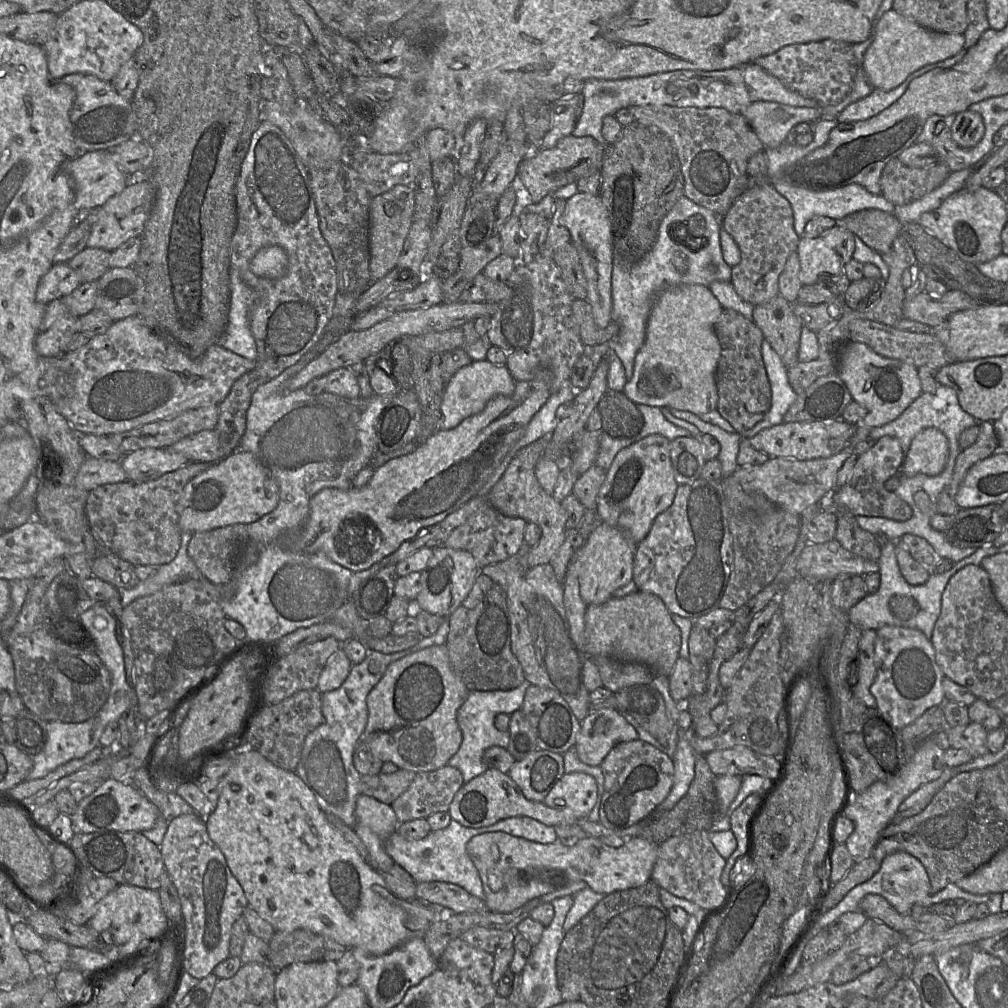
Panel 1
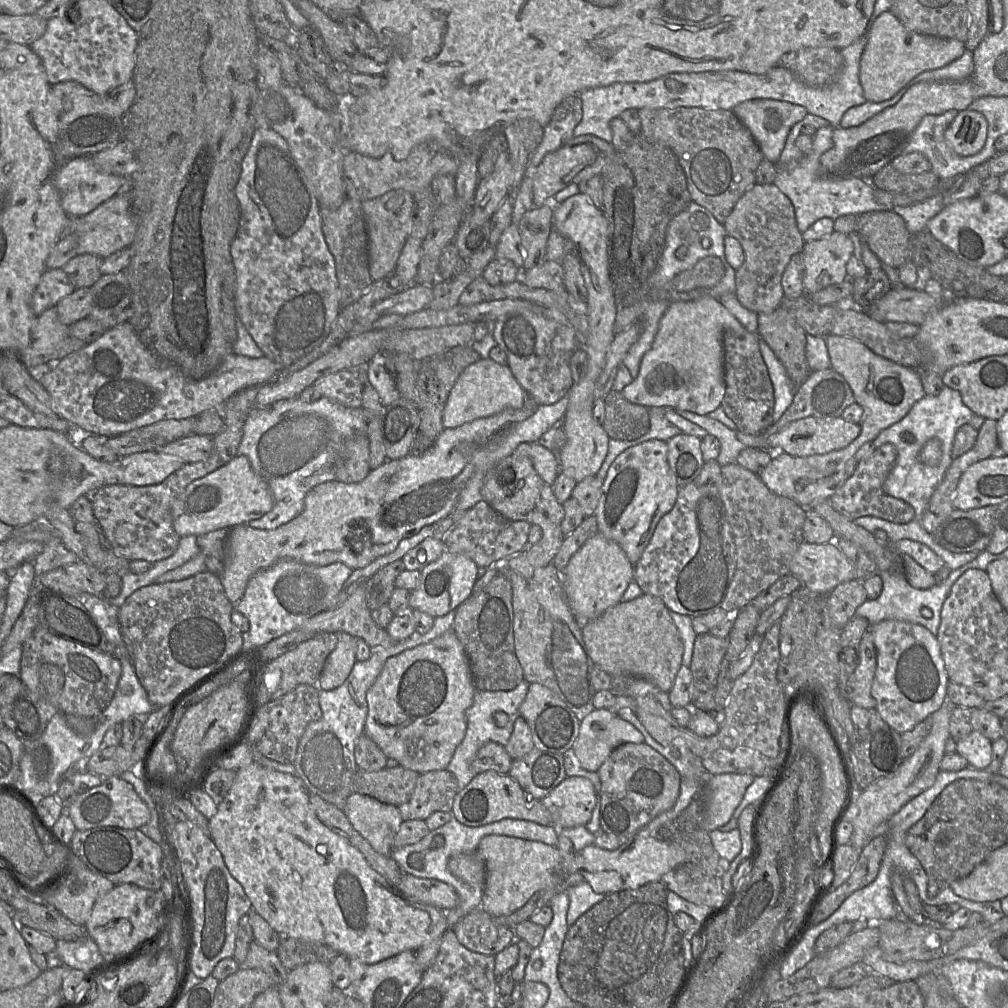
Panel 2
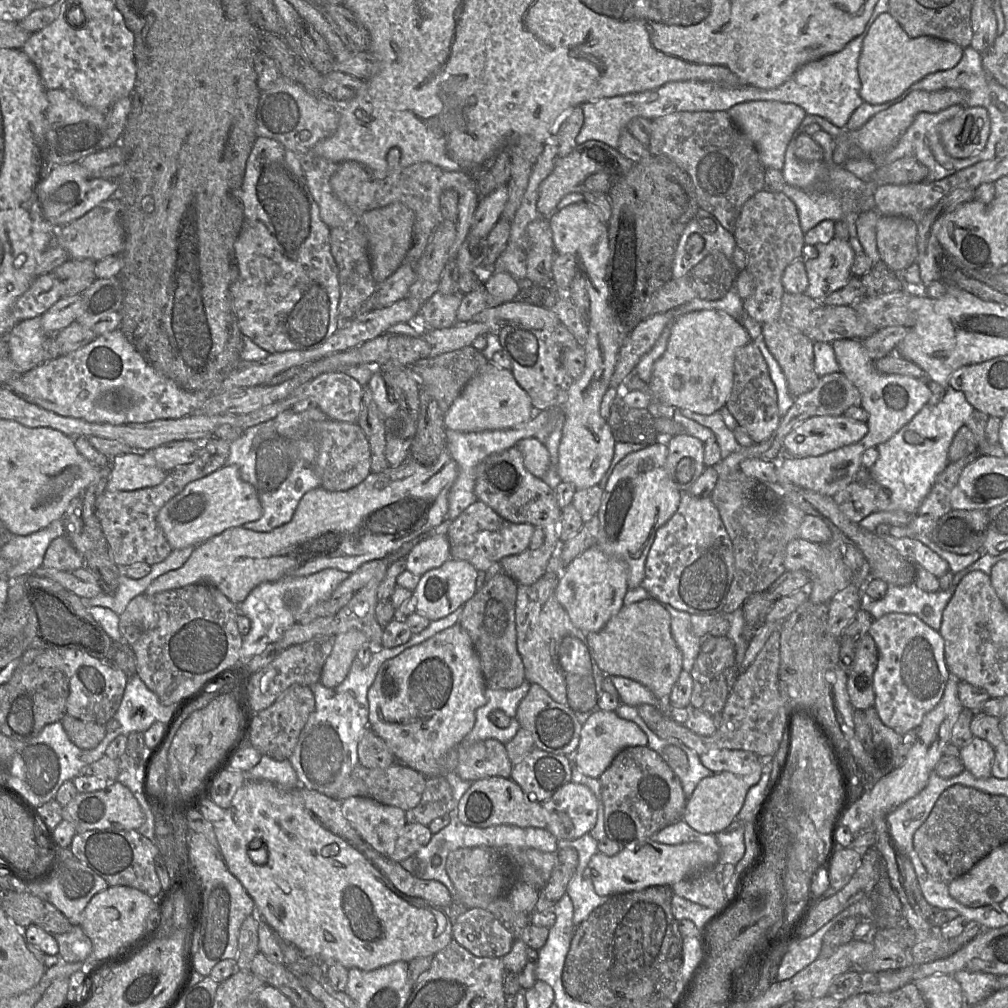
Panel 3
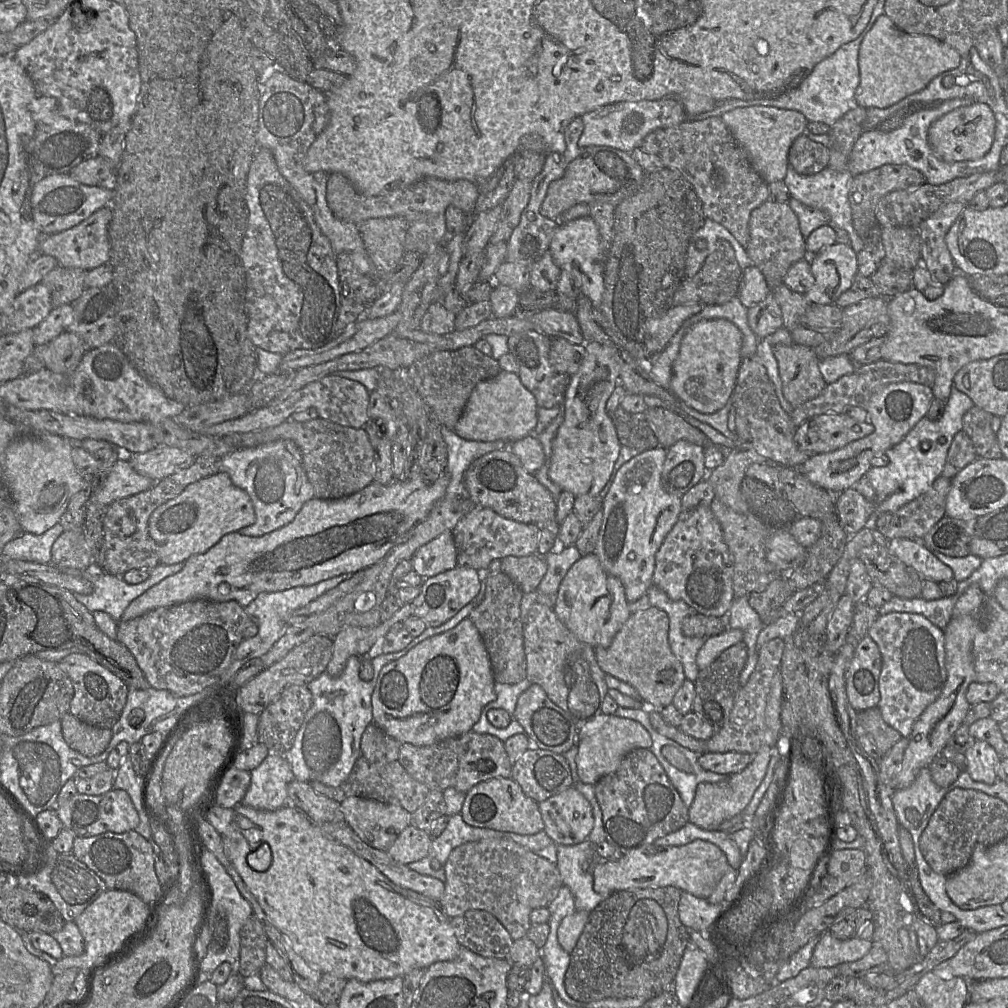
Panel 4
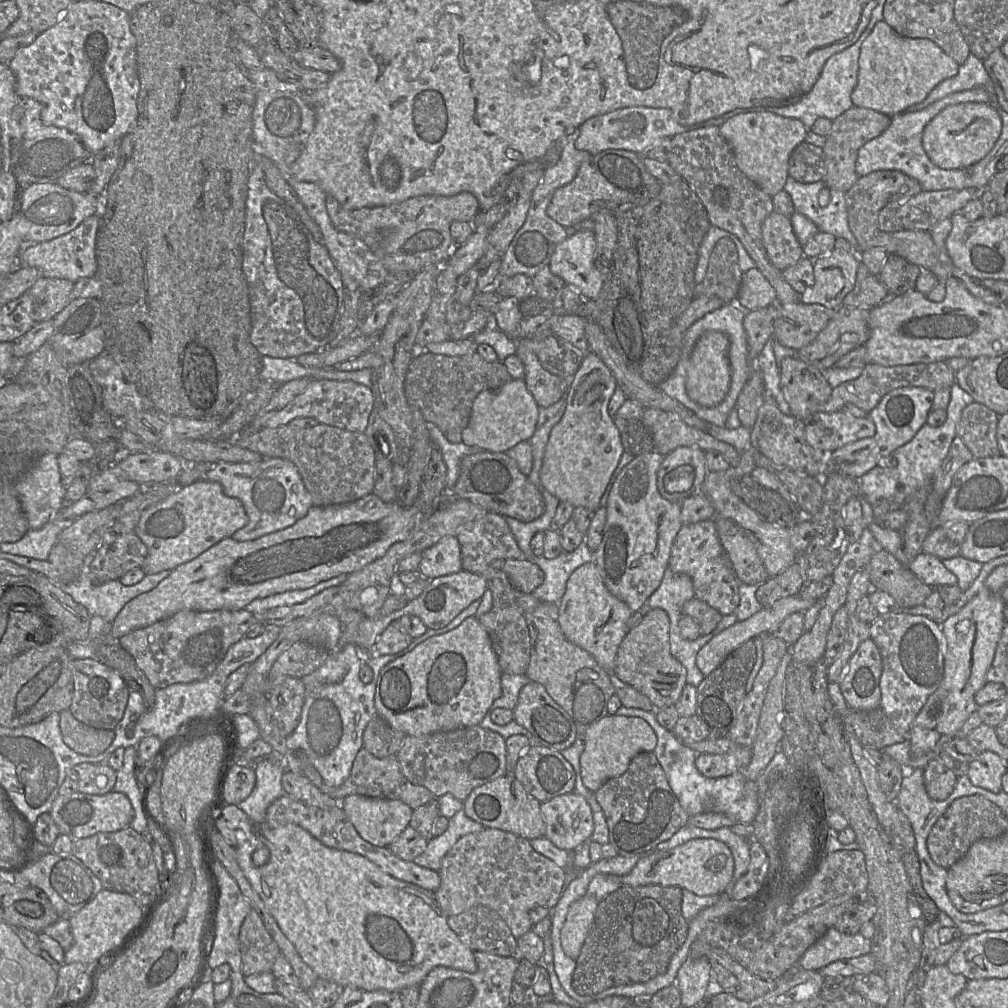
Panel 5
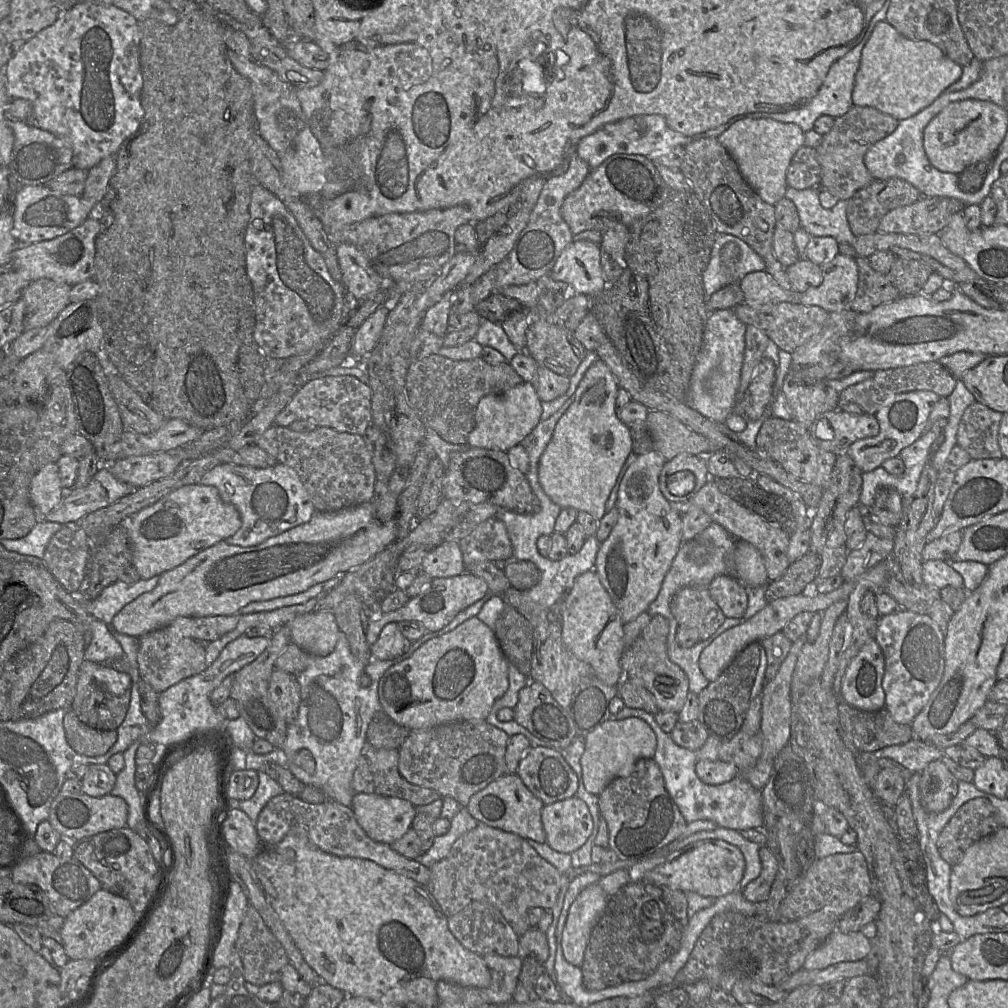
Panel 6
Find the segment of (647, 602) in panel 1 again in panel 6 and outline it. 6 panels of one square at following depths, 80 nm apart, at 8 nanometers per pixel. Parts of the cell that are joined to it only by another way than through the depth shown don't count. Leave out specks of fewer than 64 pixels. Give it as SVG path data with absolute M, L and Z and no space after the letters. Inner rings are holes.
M661 615L651 617L650 623L633 642L625 648L621 657L621 667L624 679L633 680L649 690L654 696L660 711L678 712L683 708L689 693L689 680L686 673L674 662L667 653L667 635L669 632L669 622Z

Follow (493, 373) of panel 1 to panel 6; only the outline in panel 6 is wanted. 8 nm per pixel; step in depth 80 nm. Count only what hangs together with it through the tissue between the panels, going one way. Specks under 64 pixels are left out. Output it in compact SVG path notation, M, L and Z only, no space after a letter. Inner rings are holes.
M522 382L499 394L481 398L475 413L475 426L467 438L470 447L508 451L532 432L541 421L541 400L531 382Z

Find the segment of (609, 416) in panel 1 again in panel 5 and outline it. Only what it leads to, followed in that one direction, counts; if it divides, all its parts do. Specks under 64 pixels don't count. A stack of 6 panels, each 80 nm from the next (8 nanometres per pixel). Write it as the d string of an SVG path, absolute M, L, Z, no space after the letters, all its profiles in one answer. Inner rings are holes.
M614 415L614 423L619 429L624 453L609 482L613 484L622 469L636 456L654 451L654 439L651 429L638 418L623 418Z

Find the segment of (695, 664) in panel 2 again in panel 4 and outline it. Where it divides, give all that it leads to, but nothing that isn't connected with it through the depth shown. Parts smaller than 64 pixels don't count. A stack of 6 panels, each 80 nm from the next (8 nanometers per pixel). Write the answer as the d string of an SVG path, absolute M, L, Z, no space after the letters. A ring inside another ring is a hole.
M741 641L724 650L707 668L700 670L694 682L695 697L692 711L713 727L714 734L729 718L735 696L741 688L740 674L747 659L748 649L746 644Z

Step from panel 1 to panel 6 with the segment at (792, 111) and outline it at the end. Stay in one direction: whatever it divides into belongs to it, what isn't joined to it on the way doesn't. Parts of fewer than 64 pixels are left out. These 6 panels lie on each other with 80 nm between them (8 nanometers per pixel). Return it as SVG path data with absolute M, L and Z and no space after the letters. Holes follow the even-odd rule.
M746 117L733 122L717 139L737 163L745 181L763 201L774 206L785 196L788 166L797 150L805 144L805 132L800 126L772 118Z

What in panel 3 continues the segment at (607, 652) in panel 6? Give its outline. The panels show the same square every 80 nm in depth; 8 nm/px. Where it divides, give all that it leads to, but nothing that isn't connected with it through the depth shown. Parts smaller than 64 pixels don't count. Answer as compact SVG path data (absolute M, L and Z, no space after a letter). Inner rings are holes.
M595 544L572 560L564 569L556 597L572 623L585 634L600 631L623 606L628 591L628 566L625 561L605 554Z

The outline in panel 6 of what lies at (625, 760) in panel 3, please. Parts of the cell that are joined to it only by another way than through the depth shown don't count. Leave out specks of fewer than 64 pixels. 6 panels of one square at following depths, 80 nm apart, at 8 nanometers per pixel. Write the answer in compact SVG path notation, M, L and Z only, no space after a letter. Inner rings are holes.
M654 758L639 759L628 776L615 778L598 795L602 817L609 829L609 848L620 860L641 860L683 836L688 824L668 793Z

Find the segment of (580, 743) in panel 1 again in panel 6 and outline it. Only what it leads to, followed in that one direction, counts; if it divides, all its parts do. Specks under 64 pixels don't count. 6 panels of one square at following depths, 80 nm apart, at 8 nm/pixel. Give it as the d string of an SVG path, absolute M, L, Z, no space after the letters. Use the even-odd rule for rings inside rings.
M637 717L610 718L587 734L584 740L585 750L580 760L583 783L588 792L597 796L615 778L628 776L639 759L653 758L657 746L657 738L650 725Z

